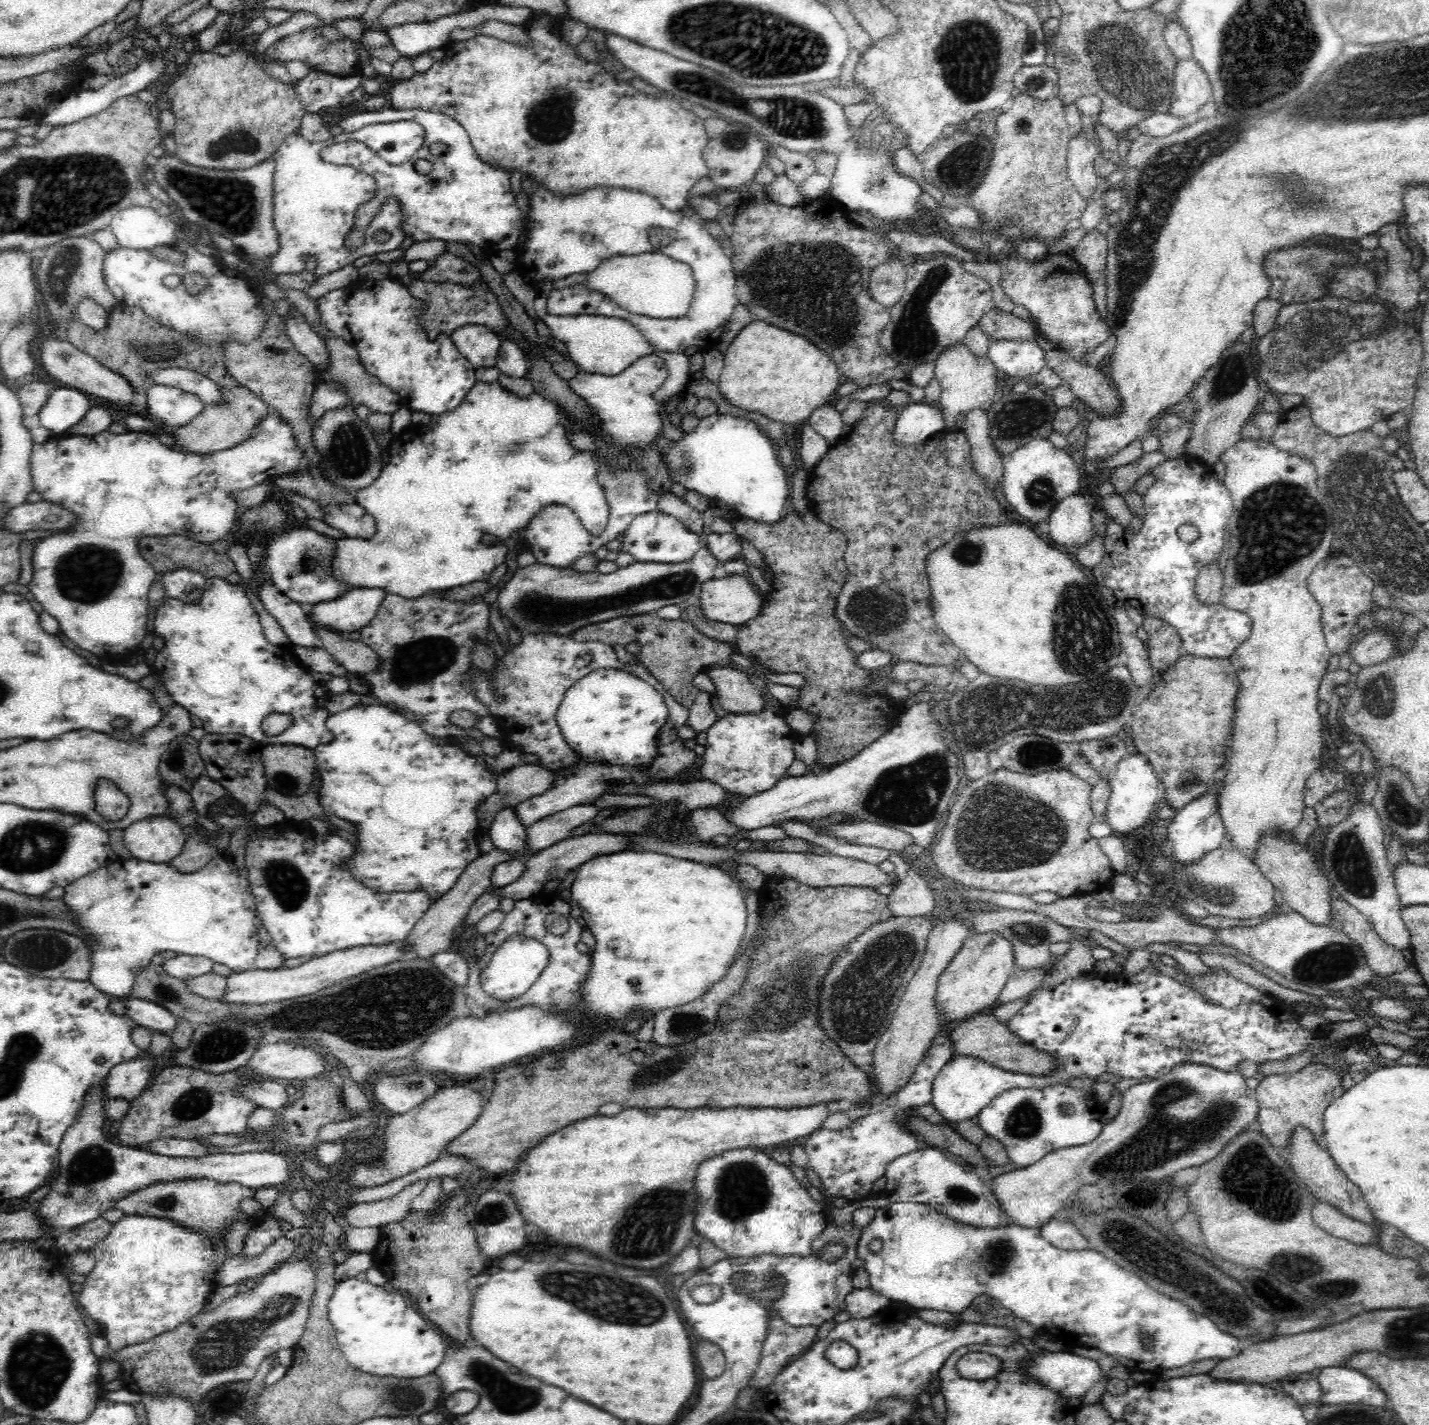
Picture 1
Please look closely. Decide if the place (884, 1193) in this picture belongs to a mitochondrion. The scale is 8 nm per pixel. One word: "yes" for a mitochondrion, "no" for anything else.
no

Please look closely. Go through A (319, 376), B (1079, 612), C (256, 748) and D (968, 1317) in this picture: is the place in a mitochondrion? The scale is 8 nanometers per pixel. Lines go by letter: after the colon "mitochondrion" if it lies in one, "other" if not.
A: other
B: mitochondrion
C: other
D: other

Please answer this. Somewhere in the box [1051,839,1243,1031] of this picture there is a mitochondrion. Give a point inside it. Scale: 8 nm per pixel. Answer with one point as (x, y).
(1223, 897)

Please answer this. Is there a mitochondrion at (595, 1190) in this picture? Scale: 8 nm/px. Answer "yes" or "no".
no

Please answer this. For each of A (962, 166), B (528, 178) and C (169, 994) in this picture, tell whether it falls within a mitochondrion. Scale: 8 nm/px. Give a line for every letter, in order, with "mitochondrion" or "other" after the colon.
A: mitochondrion
B: other
C: mitochondrion

